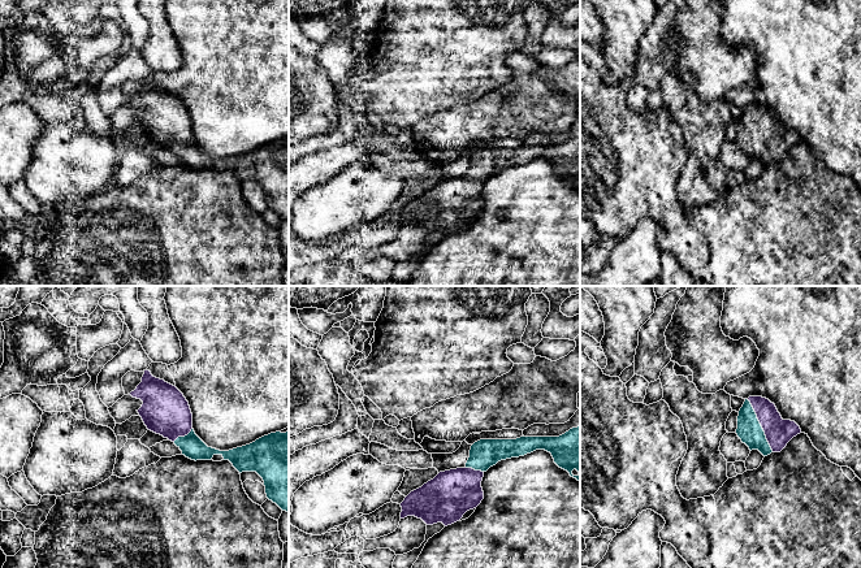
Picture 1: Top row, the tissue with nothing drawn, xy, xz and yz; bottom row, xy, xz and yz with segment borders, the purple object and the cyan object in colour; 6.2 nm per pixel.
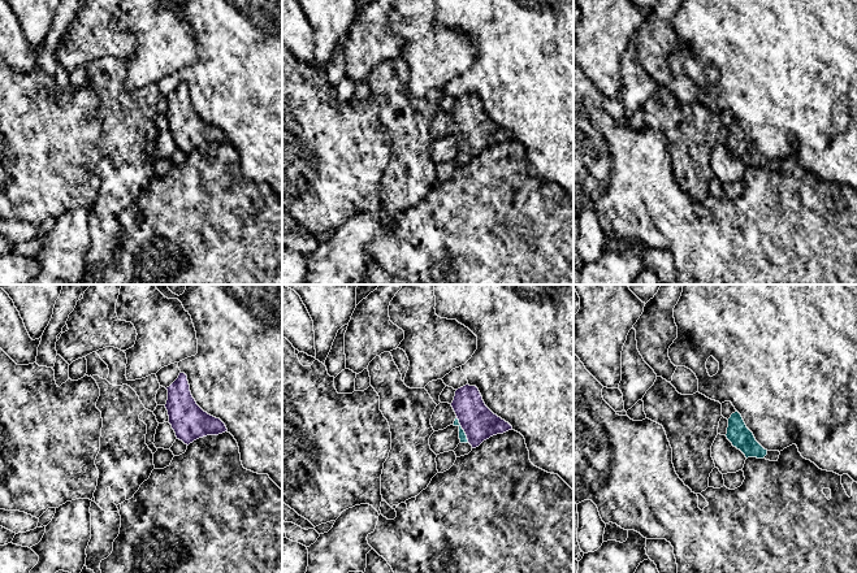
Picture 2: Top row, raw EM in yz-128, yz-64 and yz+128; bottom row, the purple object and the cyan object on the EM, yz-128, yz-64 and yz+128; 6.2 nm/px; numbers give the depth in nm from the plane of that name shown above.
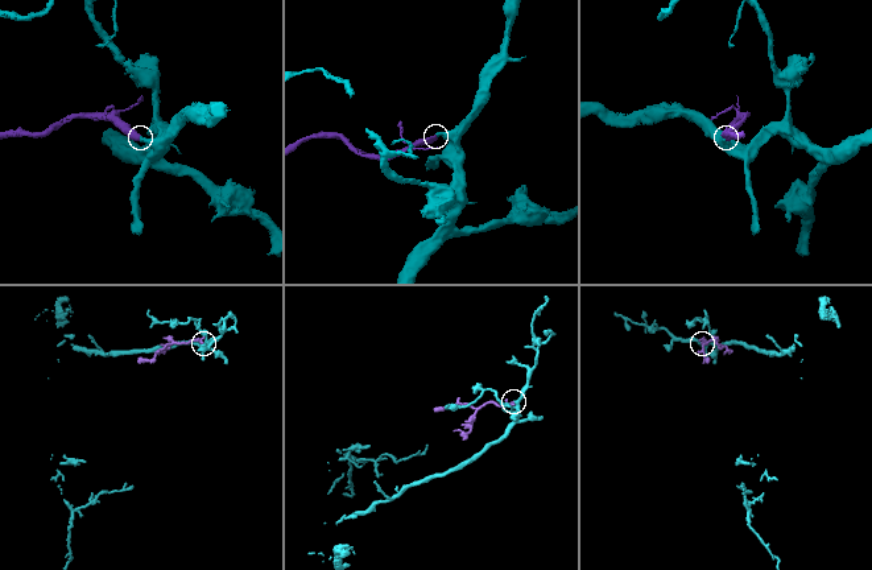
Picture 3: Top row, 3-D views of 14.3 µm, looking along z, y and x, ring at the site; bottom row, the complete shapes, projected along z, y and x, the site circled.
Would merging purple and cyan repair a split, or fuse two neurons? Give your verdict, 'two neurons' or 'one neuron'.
one neuron

